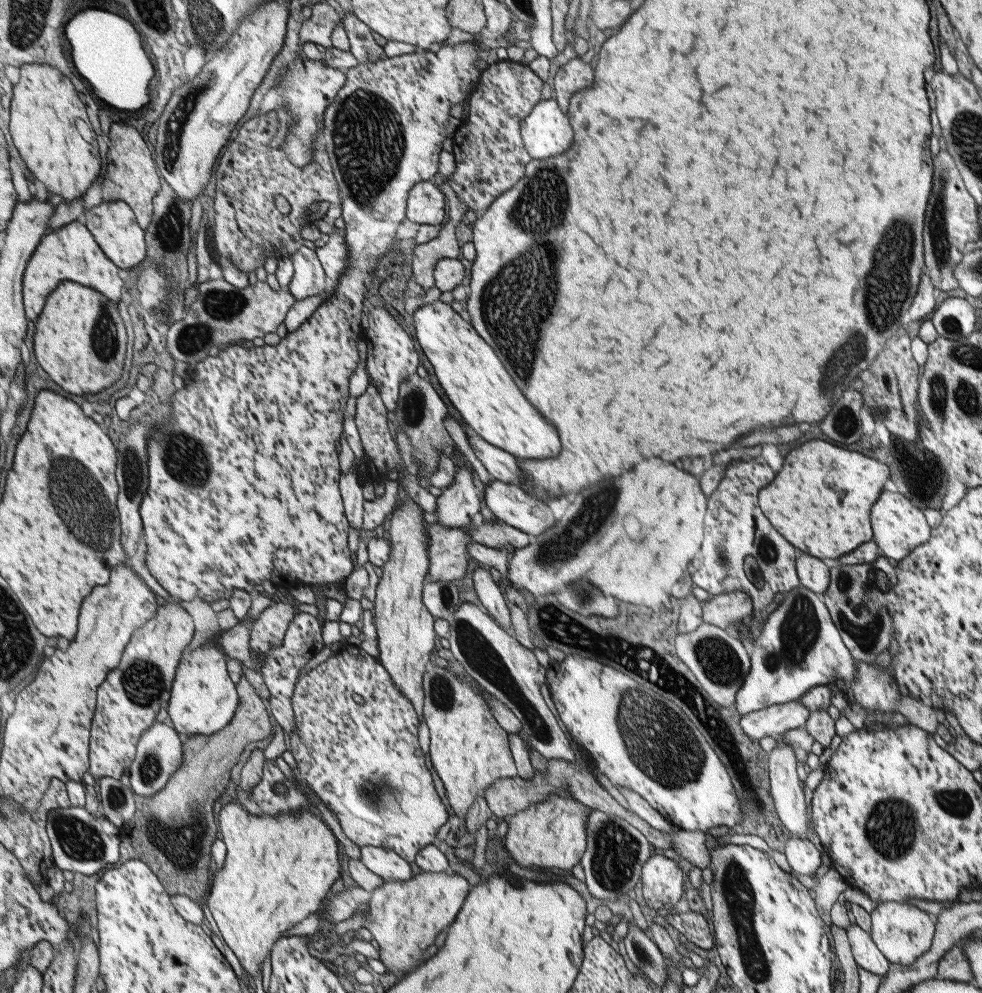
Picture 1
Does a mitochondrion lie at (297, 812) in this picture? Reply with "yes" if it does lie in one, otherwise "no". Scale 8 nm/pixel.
no

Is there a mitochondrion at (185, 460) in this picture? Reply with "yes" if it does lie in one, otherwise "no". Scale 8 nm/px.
yes

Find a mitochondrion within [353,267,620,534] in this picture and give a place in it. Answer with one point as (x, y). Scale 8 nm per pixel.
(413, 407)

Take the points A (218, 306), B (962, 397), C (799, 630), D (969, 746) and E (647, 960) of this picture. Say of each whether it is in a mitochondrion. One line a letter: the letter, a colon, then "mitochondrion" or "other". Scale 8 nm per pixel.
A: mitochondrion
B: mitochondrion
C: mitochondrion
D: other
E: mitochondrion

